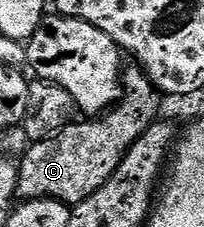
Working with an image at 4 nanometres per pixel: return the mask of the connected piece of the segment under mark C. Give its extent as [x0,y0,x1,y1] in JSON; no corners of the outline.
[18,63,162,207]

